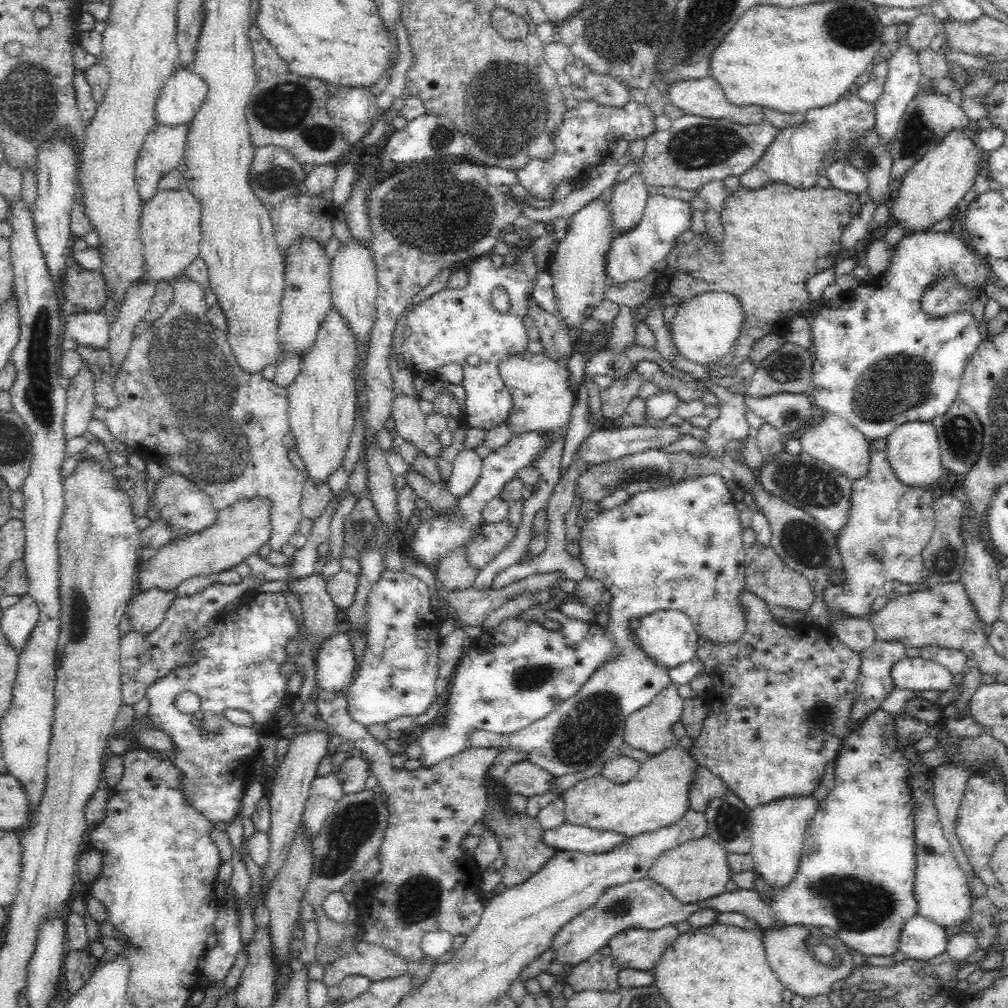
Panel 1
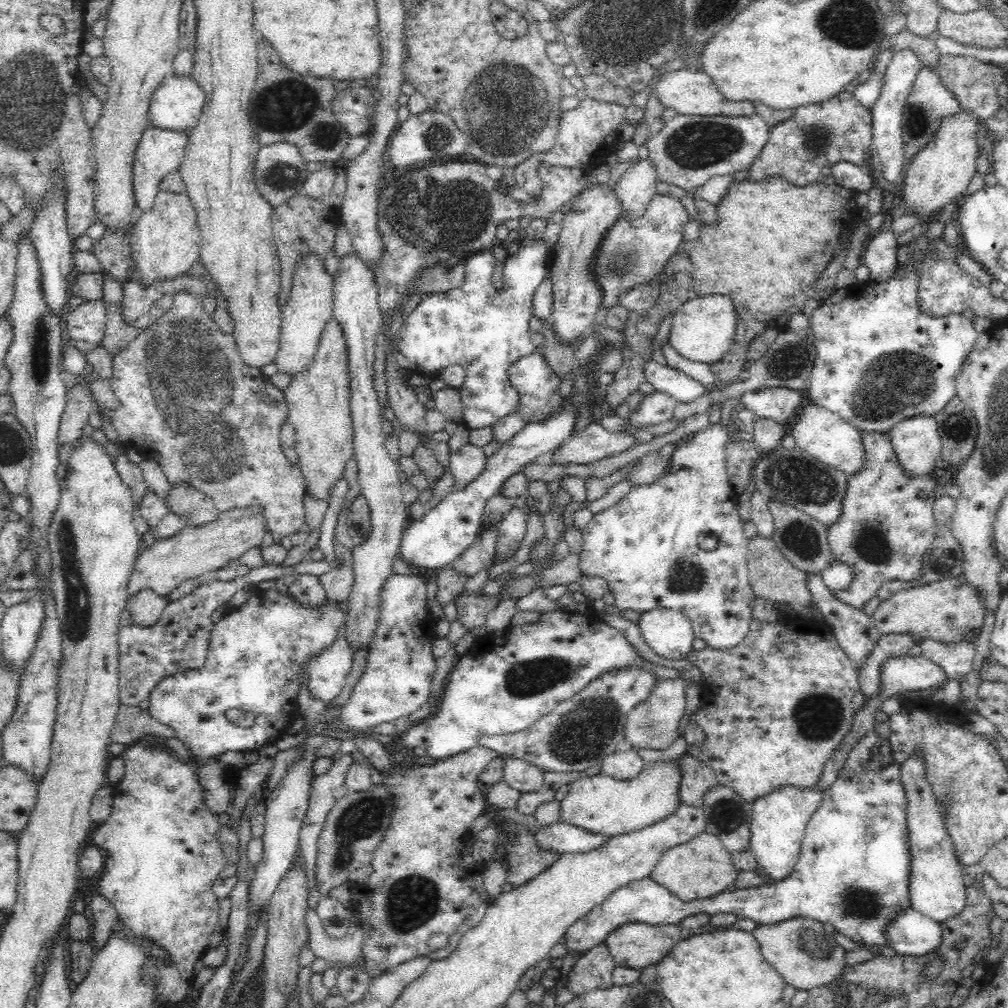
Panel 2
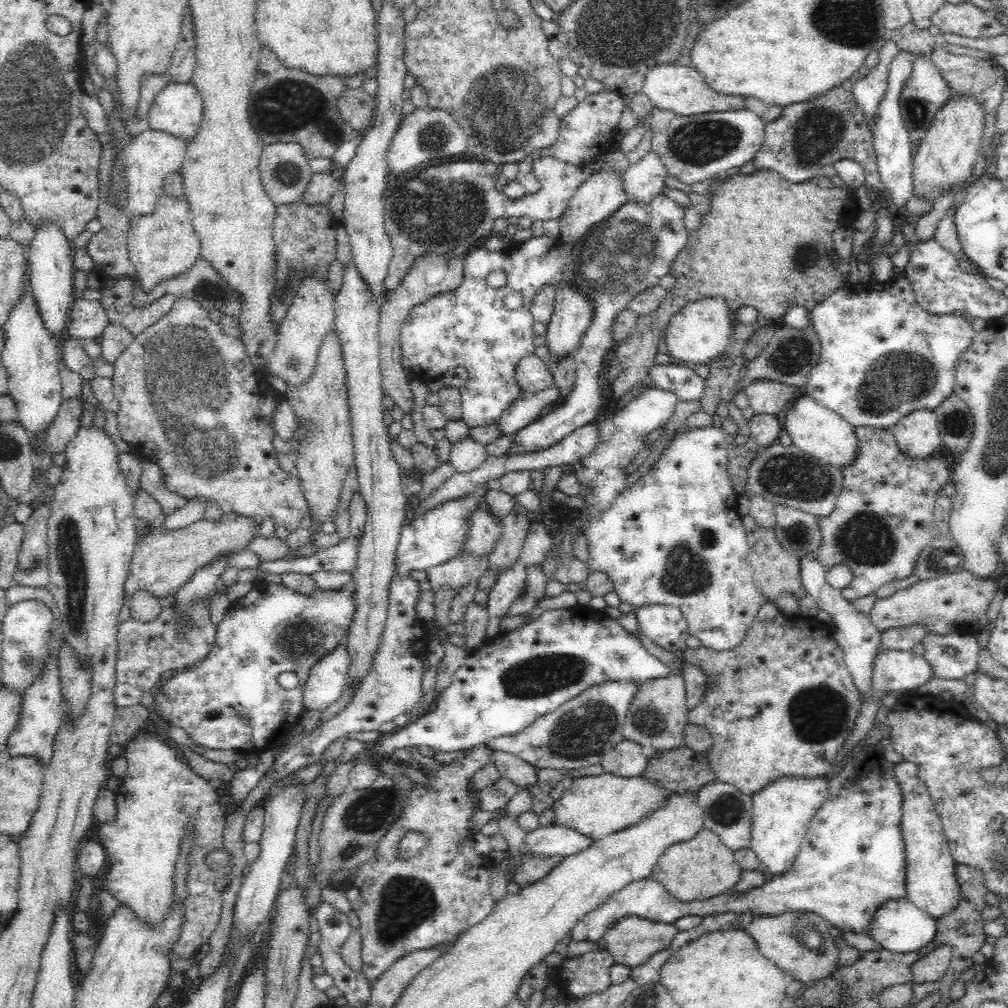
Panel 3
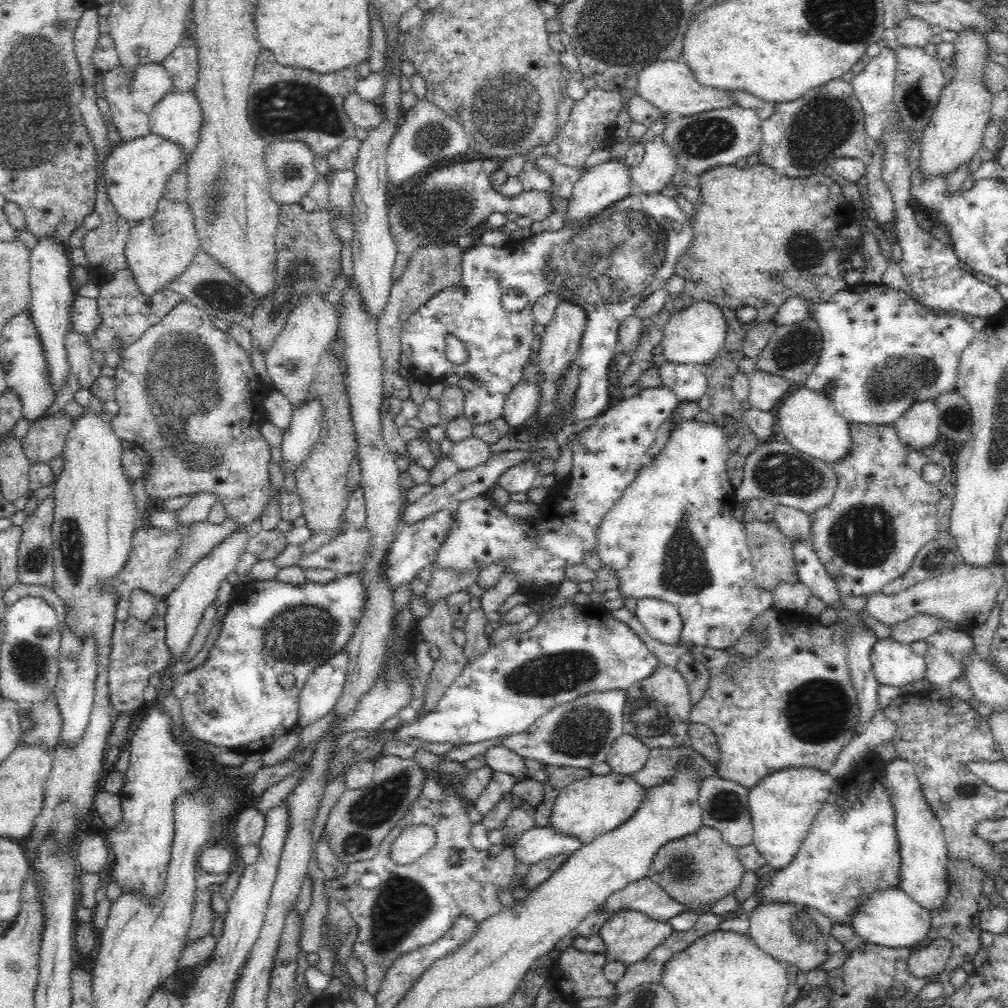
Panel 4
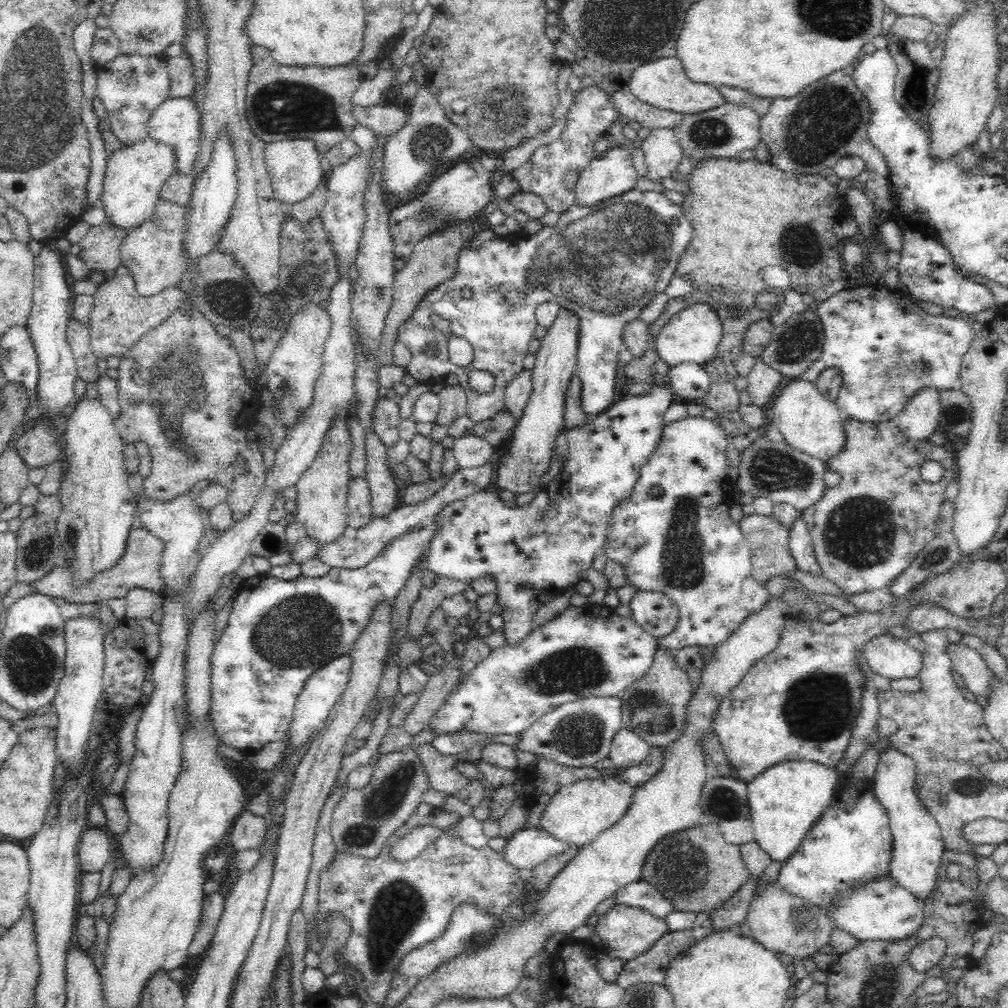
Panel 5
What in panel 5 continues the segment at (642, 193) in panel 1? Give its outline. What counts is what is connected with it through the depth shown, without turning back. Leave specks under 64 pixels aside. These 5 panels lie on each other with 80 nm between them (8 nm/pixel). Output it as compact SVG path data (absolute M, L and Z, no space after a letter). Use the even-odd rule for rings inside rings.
M653 128L640 147L647 164L646 178L660 181L677 170L684 153L673 128Z

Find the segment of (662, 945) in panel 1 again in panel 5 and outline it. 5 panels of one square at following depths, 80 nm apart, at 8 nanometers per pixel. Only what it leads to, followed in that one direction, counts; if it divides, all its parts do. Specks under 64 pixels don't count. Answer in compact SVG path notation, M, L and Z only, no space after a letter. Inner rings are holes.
M616 904L599 916L595 932L601 939L601 945L605 946L607 955L626 961L649 950L662 934L669 932L669 928L663 919L642 908Z

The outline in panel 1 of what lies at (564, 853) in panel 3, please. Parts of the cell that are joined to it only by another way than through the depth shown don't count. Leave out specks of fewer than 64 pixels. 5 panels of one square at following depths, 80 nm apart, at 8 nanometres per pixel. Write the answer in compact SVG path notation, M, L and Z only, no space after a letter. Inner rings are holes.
M564 822L558 828L543 830L542 843L557 851L578 851L600 854L622 844L627 836L618 832L600 831Z

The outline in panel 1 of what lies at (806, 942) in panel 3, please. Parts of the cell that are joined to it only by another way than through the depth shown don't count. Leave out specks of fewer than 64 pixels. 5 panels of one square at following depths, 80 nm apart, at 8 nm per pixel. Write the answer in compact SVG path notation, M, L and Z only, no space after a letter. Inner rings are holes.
M786 925L782 928L769 927L760 931L769 966L782 985L798 996L812 998L816 994L828 994L833 985L847 978L855 968L847 946L836 937L825 936L821 927Z

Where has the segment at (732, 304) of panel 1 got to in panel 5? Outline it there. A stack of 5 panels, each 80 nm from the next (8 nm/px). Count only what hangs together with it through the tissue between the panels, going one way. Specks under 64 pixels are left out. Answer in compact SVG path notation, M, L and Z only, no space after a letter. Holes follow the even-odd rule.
M694 303L670 316L654 338L654 350L670 367L680 363L704 365L714 358L721 336L722 323L718 313L706 303Z

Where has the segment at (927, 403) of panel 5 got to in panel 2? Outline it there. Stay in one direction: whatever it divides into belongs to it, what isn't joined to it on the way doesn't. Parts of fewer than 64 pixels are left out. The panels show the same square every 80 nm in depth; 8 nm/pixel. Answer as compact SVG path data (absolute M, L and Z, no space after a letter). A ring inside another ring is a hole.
M916 414L889 430L896 457L908 475L928 475L941 456L942 438L933 416Z

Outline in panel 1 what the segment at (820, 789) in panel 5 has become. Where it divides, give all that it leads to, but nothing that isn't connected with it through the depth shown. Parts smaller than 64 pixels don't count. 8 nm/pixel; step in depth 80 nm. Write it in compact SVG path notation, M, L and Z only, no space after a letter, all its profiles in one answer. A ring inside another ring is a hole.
M813 794L780 796L772 802L758 804L752 809L749 826L752 846L749 853L754 861L753 870L760 874L771 888L788 886L794 878L804 844L804 835L818 810L819 802Z

